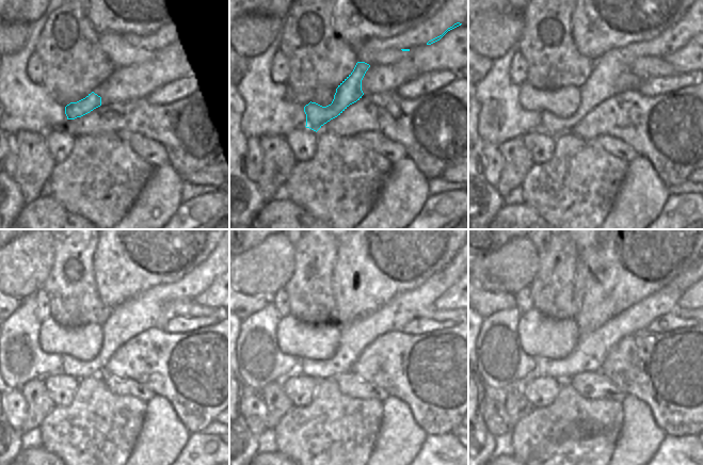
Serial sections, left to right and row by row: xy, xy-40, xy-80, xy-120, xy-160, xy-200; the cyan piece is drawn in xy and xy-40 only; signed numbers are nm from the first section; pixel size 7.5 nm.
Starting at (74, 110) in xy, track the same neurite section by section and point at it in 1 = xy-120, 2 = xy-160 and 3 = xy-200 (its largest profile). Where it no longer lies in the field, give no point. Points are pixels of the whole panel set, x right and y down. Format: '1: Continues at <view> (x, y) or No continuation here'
1: Continues at xy-120 (145, 310)
2: Continues at xy-160 (394, 316)
3: Continues at xy-200 (591, 350).

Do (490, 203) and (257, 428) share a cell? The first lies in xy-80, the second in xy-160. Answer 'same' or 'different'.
different

